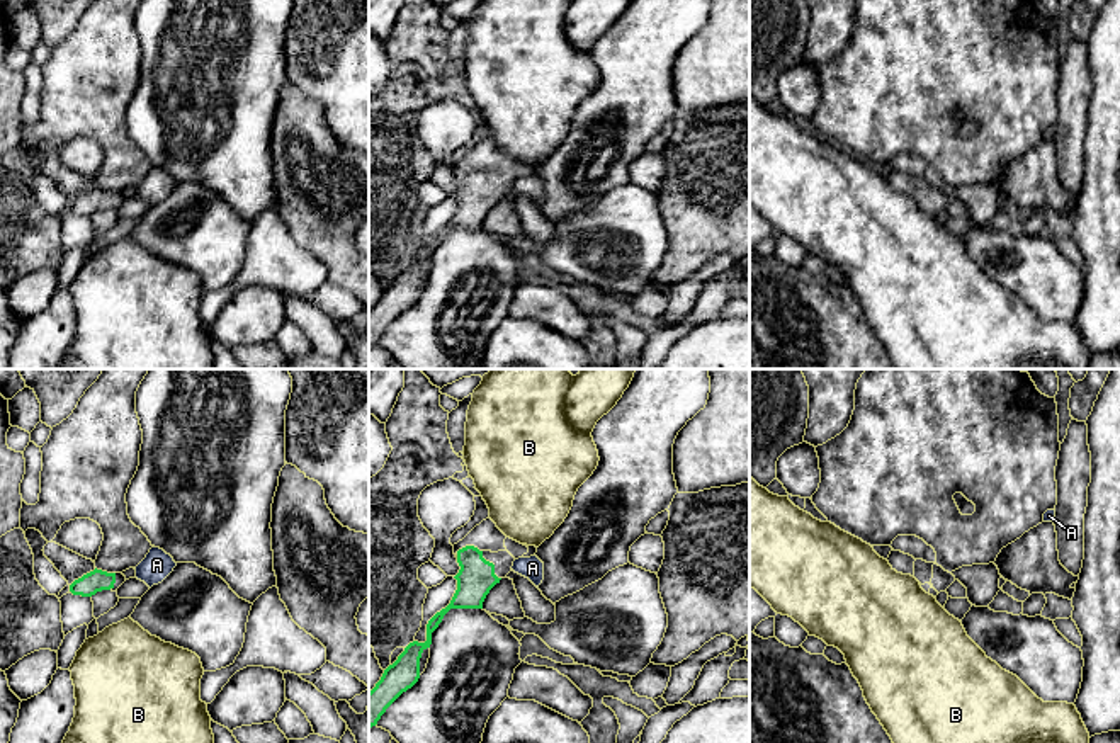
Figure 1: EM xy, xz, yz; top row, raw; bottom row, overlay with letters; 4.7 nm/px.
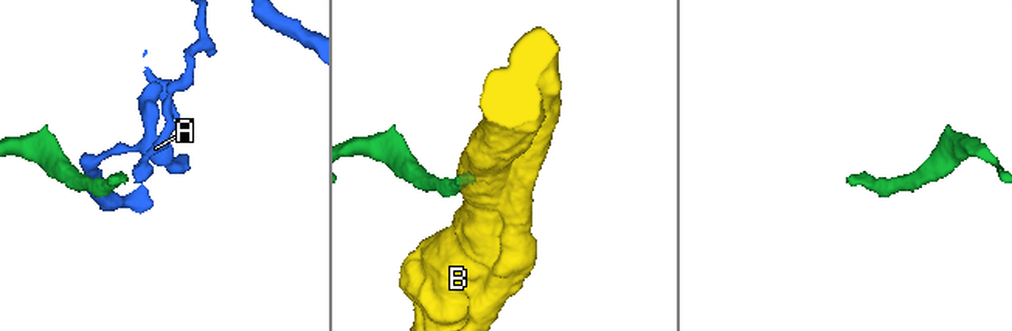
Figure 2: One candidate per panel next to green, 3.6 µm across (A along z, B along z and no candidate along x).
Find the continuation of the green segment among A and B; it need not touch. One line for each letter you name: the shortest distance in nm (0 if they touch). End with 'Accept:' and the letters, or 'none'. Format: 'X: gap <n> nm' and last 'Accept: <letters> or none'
Accept: none

